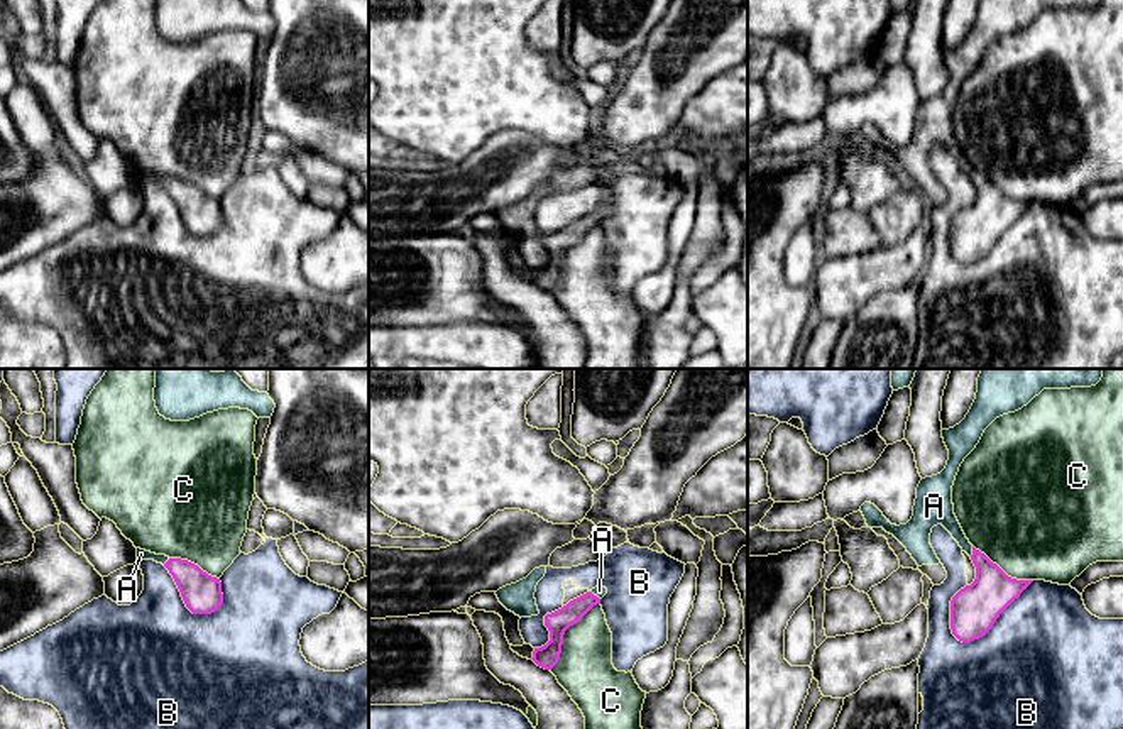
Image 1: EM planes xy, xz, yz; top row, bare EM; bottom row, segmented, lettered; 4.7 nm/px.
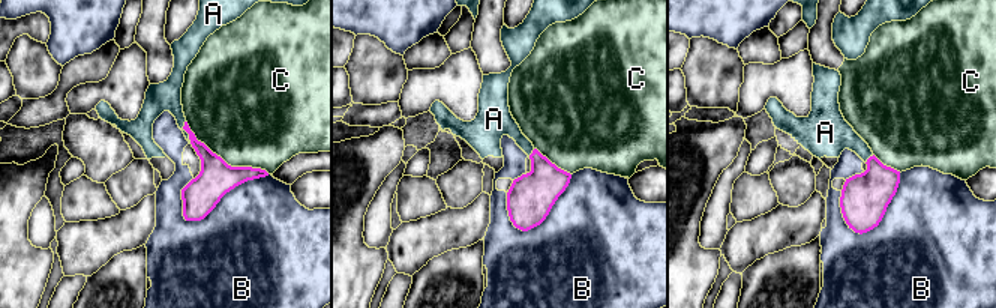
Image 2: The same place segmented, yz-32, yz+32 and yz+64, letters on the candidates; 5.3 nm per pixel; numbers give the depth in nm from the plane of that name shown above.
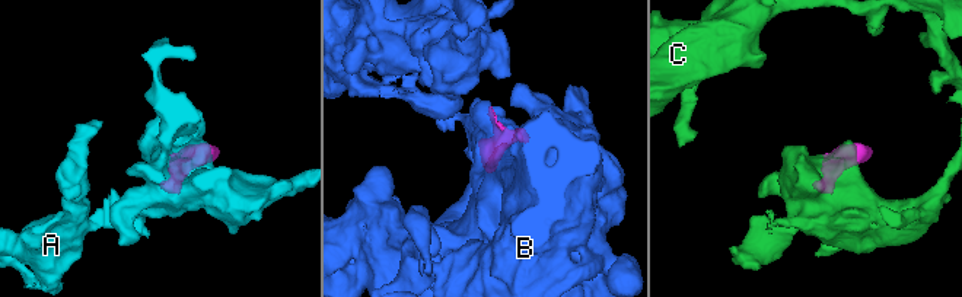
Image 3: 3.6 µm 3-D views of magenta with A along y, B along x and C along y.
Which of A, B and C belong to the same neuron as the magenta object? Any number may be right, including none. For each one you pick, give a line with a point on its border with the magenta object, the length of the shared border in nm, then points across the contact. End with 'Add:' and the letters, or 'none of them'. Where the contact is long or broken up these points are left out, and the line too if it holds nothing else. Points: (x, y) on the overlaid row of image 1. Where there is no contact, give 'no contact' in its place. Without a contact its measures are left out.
A: contact yz (973, 552); length 50 nm; way yz (981, 602), (983, 564), (973, 552), (939, 511)
Add: A

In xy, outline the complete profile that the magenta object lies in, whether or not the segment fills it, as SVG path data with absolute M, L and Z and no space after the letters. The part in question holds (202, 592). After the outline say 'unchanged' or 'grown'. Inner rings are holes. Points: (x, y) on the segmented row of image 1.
M137 548L137 563L142 560L154 560L169 570L193 614L211 614L223 604L220 578L208 575L198 565Z; grown

